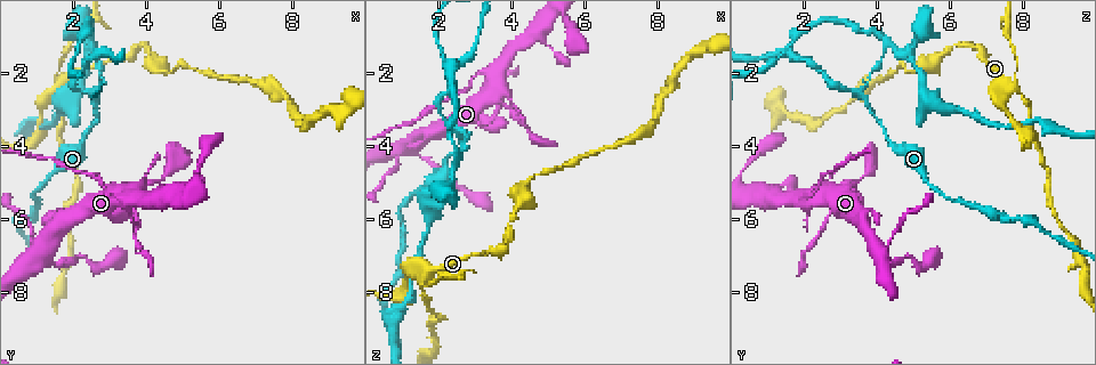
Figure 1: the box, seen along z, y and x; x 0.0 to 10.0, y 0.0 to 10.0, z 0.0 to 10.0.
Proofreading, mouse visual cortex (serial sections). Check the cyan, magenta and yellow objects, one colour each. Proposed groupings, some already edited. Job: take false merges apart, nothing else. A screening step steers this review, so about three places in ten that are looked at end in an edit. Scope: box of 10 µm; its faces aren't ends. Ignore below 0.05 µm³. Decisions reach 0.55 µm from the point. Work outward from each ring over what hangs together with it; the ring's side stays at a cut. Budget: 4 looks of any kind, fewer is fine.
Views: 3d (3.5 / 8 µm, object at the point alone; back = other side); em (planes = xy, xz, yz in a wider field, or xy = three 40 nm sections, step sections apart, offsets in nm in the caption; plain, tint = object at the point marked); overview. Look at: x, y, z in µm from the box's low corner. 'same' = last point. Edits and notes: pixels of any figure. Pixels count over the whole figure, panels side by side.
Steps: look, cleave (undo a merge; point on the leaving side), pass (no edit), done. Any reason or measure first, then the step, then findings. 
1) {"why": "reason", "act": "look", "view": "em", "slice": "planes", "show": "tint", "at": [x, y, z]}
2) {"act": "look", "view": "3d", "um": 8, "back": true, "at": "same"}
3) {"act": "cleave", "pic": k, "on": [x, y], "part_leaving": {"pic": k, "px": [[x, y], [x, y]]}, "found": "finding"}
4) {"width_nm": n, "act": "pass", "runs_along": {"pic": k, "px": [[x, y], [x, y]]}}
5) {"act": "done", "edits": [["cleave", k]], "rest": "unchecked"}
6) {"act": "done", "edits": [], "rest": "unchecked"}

{"why": "sharp bend", "act": "look", "view": "3d", "um": 3.5, "back": true, "at": [3.50, 5.45, 2.05]}

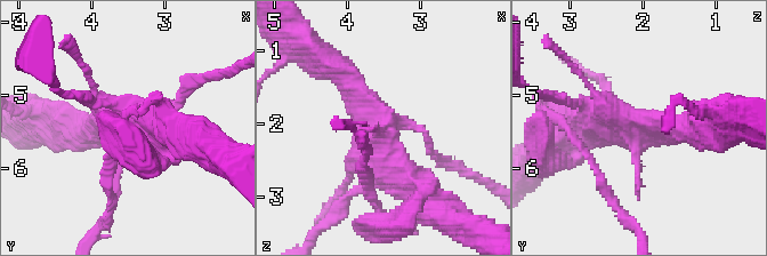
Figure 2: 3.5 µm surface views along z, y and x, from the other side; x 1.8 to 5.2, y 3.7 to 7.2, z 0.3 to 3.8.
{"act": "look", "view": "em", "slice": "planes", "show": "tint", "at": [3.50, 5.45, 2.05]}

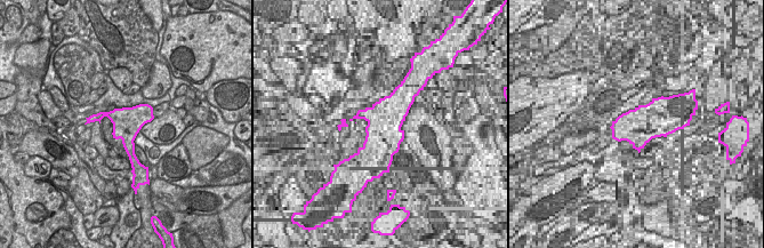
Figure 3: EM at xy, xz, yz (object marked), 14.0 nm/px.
{"act": "cleave", "pic": 2, "on": [177, 103], "part_leaving": {"pic": 2, "px": [[416, 126], [444, 164], [483, 181]]}, "found": "two cells meet here"}

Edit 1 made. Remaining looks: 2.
{"why": "narrows sharply", "act": "look", "view": "3d", "um": 3.5, "back": true, "at": [5.25, 5.15, 1.45]}

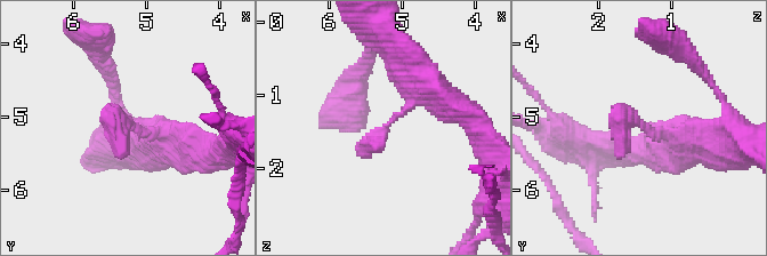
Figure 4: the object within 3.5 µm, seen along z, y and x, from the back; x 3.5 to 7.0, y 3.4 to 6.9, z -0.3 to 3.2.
{"act": "look", "view": "em", "slice": "xy", "step": 3, "show": "tint", "at": [5.20, 5.15, 1.40]}

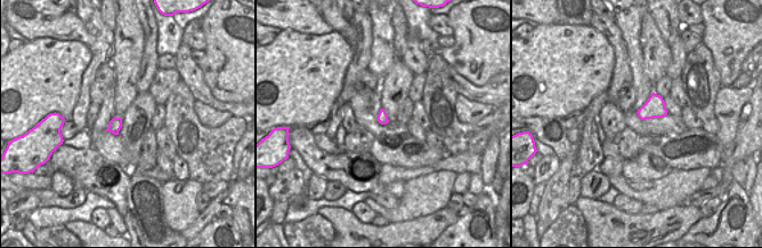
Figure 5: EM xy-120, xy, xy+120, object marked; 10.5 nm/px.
{"width_nm": 120, "act": "pass", "runs_along": {"pic": 4, "px": [[186, 146], [123, 121], [120, 157]]}, "found": "all the same cell"}

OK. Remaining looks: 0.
{"act": "done", "edits": [["cleave", 2]], "rest": "unchecked"}

